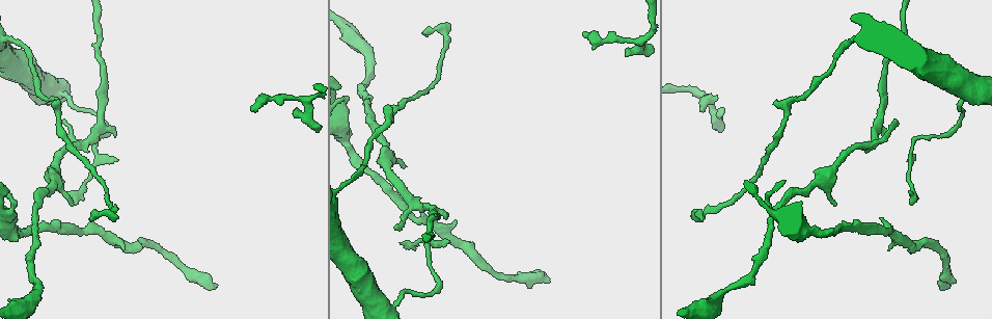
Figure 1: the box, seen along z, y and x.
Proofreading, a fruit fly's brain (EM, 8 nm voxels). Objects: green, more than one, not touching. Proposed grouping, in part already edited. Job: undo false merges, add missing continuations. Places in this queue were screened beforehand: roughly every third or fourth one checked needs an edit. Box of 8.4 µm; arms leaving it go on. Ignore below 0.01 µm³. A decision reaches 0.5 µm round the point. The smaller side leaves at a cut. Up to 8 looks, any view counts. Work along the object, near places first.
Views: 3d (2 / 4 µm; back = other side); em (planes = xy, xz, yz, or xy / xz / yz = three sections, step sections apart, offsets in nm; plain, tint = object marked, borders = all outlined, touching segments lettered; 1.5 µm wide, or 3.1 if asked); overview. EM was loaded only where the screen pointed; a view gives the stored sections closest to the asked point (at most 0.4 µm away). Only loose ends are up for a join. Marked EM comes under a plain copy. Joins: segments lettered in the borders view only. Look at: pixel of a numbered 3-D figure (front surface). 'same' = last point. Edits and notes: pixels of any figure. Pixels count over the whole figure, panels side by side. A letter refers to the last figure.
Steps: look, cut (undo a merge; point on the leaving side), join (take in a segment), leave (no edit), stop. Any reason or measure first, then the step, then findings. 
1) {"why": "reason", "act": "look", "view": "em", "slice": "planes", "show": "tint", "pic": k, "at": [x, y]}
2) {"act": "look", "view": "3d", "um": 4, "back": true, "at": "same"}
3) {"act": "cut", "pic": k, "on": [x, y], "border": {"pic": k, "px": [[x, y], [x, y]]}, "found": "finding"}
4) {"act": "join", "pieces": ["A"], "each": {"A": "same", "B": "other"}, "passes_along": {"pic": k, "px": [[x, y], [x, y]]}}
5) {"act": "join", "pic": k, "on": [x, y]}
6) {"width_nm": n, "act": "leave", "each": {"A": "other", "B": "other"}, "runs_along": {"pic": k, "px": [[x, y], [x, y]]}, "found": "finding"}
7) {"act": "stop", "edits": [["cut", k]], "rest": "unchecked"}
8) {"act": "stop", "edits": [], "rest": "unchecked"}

{"why": "an open end", "act": "look", "view": "3d", "um": 2, "back": true, "pic": 1, "at": [92, 220]}

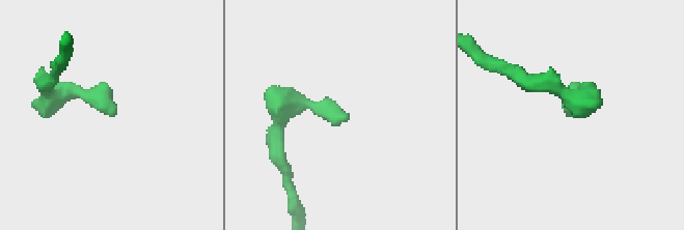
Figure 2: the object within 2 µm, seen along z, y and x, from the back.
{"act": "look", "view": "em", "slice": "planes", "show": "borders", "pic": 2, "at": [115, 111]}

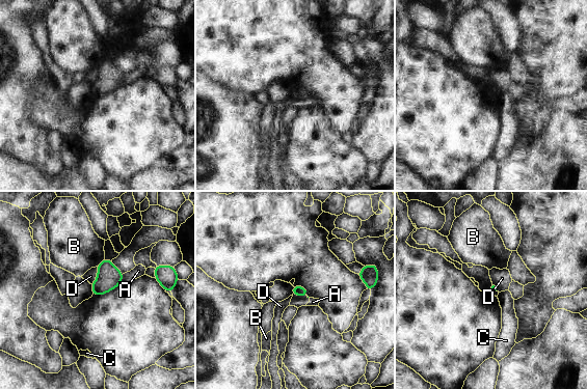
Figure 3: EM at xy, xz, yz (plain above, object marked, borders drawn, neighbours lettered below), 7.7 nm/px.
{"act": "leave", "each": {"A": "other", "B": "other", "C": "other", "D": "other"}, "border": {"pic": 3, "px": [[97, 267], [97, 278], [91, 284]]}, "found": "no lettered segment goes on from it"}

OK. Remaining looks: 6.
{"act": "look", "view": "em", "slice": "planes", "show": "tint", "pic": 1, "at": [414, 204]}

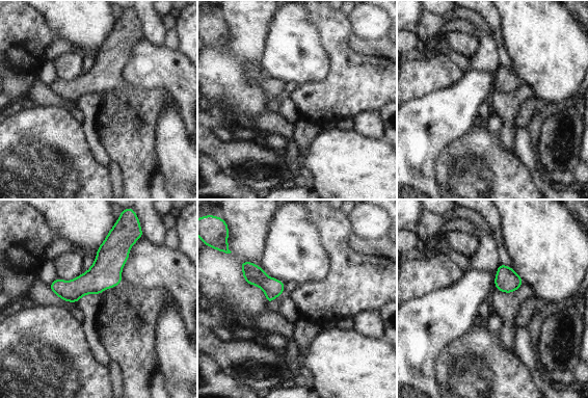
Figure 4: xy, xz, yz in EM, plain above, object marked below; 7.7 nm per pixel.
{"why": "see the neighbours", "act": "look", "view": "em", "slice": "planes", "show": "borders", "at": "same"}

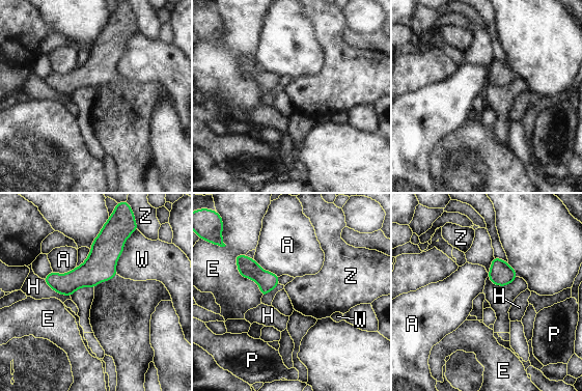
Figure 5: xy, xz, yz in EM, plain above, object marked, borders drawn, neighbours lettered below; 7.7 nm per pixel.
{"act": "leave", "each": {"A": "other", "E": "other", "H": "other", "P": "other", "W": "other", "Z": "other"}, "border": {"pic": 5, "px": [[237, 254], [238, 272], [261, 297]]}, "found": "continuous, no second neuron"}

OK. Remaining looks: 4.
{"why": "calibre changes", "act": "look", "view": "3d", "um": 4, "pic": 1, "at": [398, 301]}

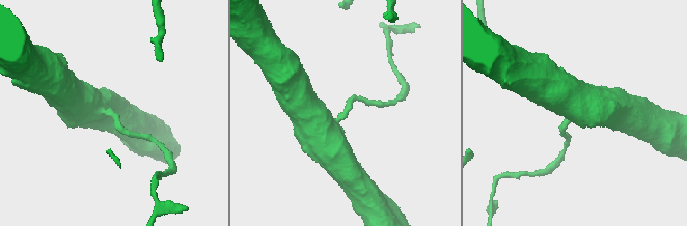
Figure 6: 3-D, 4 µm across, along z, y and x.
{"why": "shape alone is not enough", "act": "look", "view": "em", "slice": "planes", "show": "borders", "pic": 6, "at": [112, 111]}

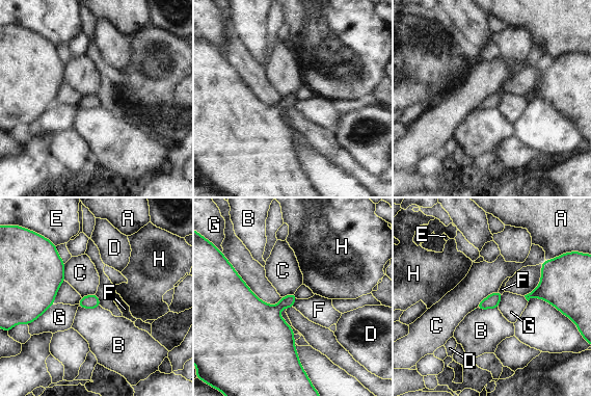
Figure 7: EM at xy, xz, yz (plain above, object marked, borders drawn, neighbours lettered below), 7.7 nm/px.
{"longest_contact_nm": ["G", 260], "act": "leave", "each": {"A": "other", "B": "other", "C": "other", "D": "other", "E": "other", "F": "other", "G": "other", "H": "other"}, "found": "one neuron here"}

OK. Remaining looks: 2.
{"act": "stop", "edits": [], "rest": "unchecked"}

